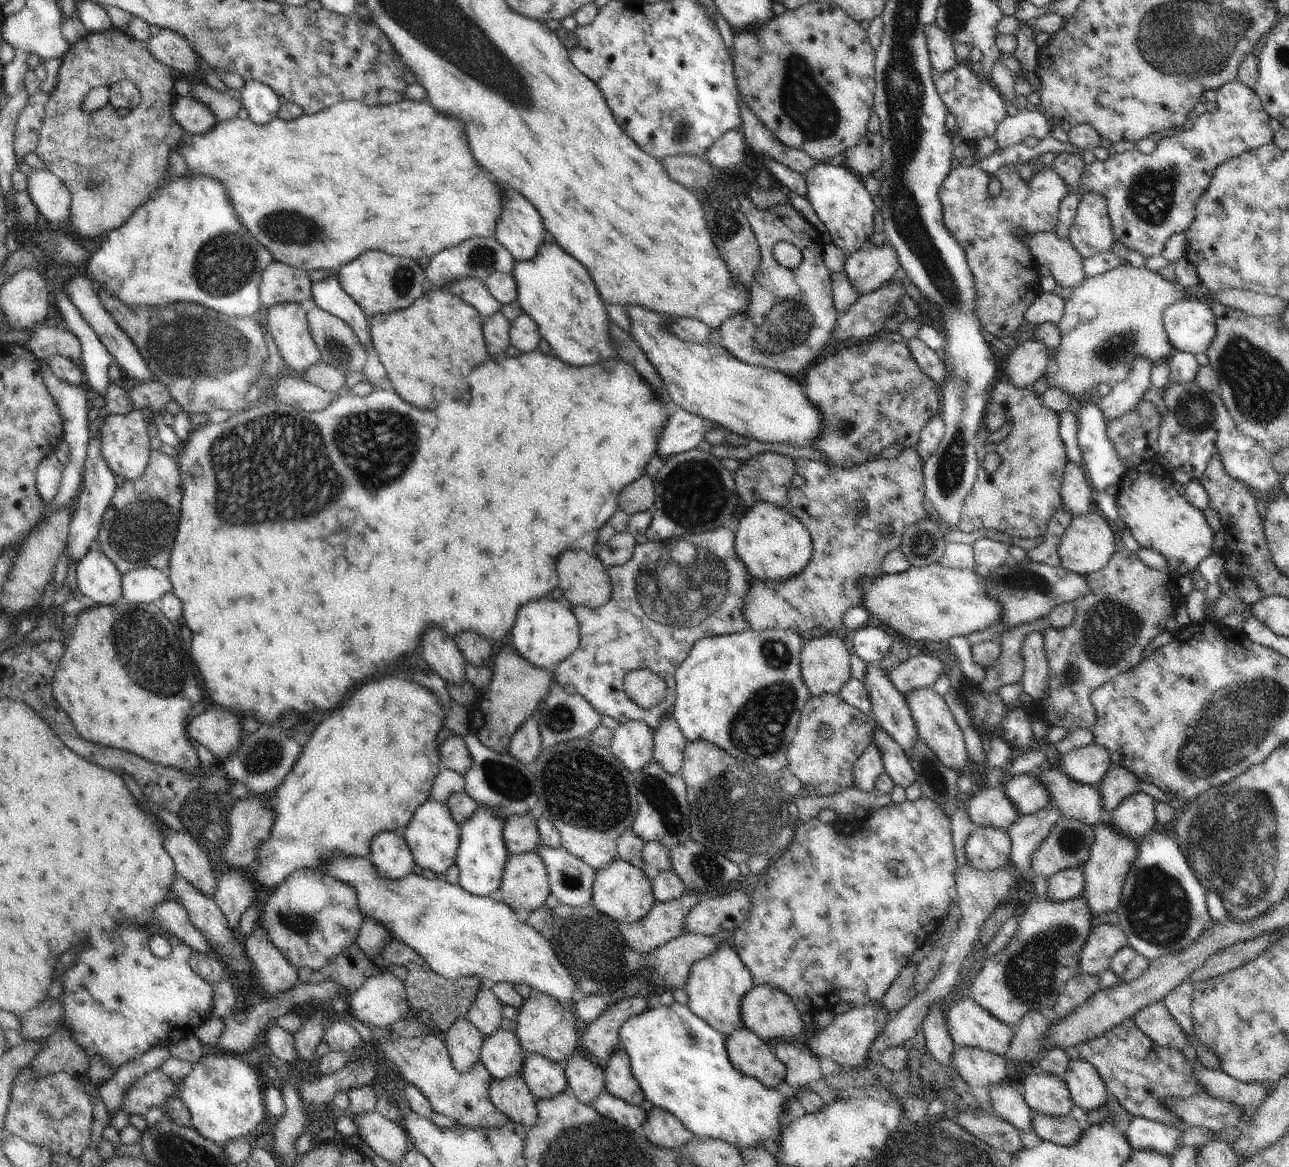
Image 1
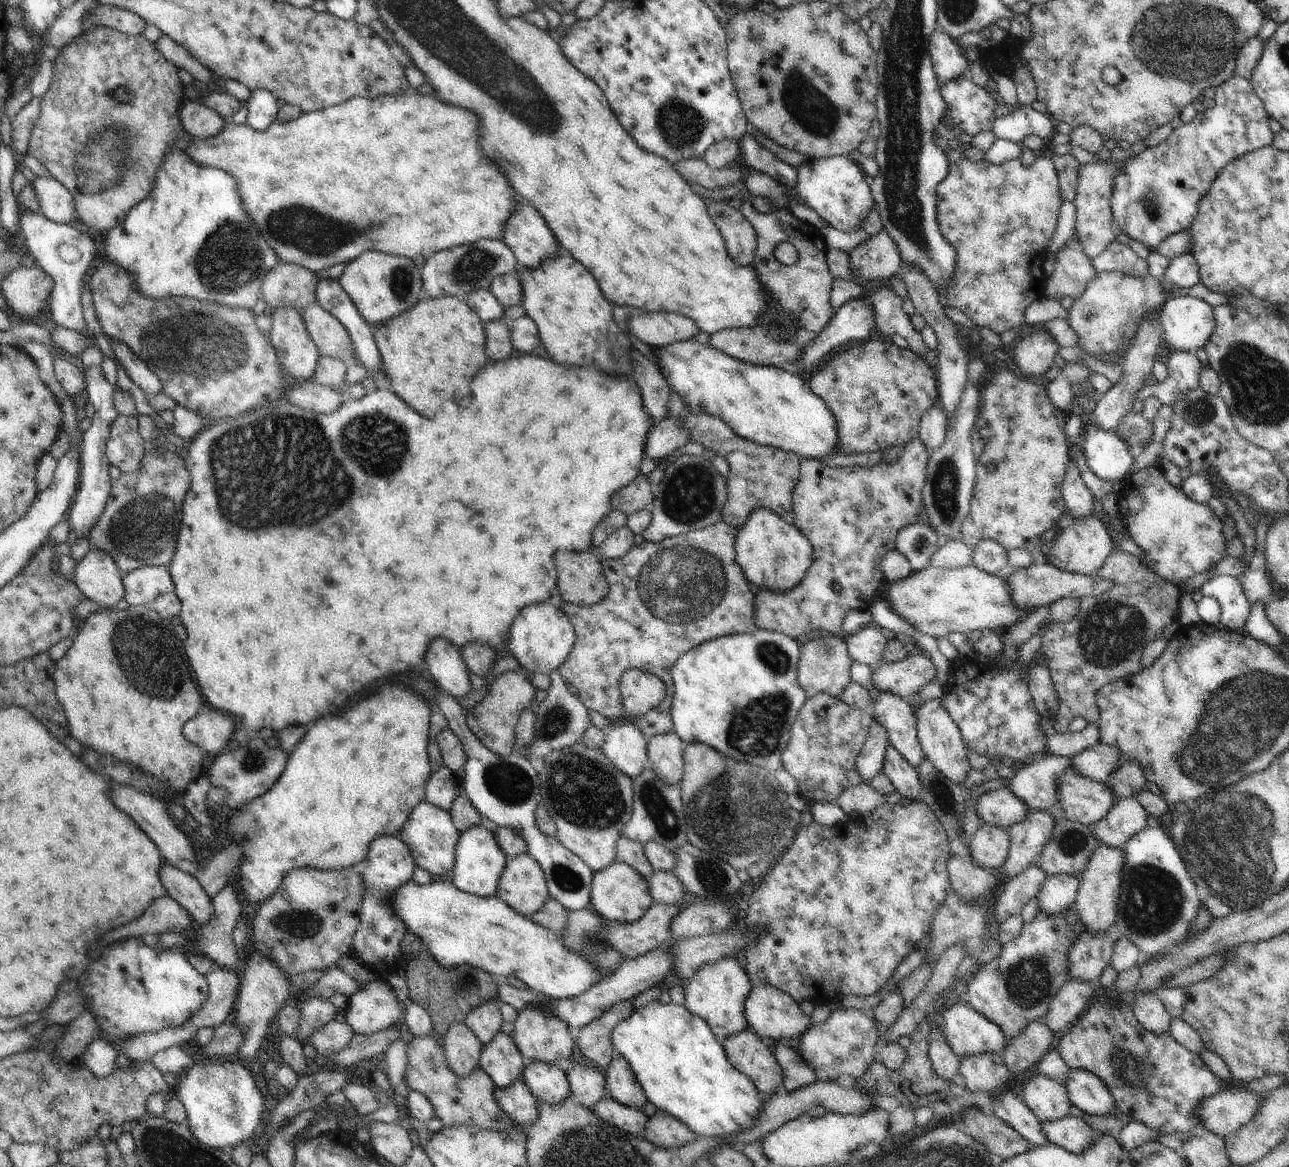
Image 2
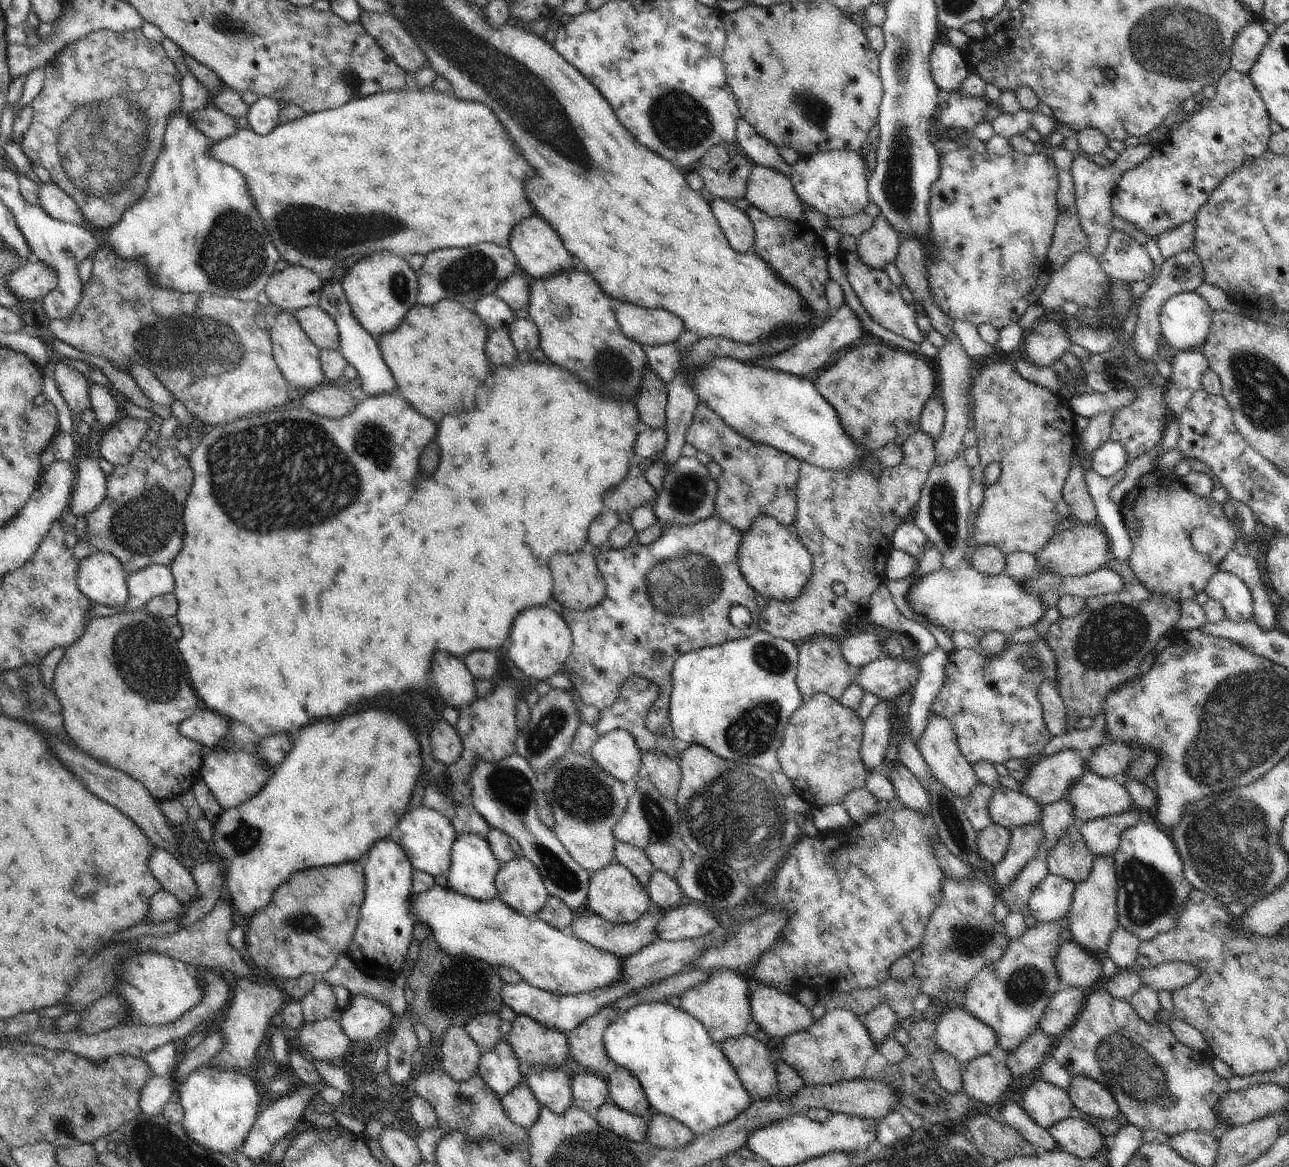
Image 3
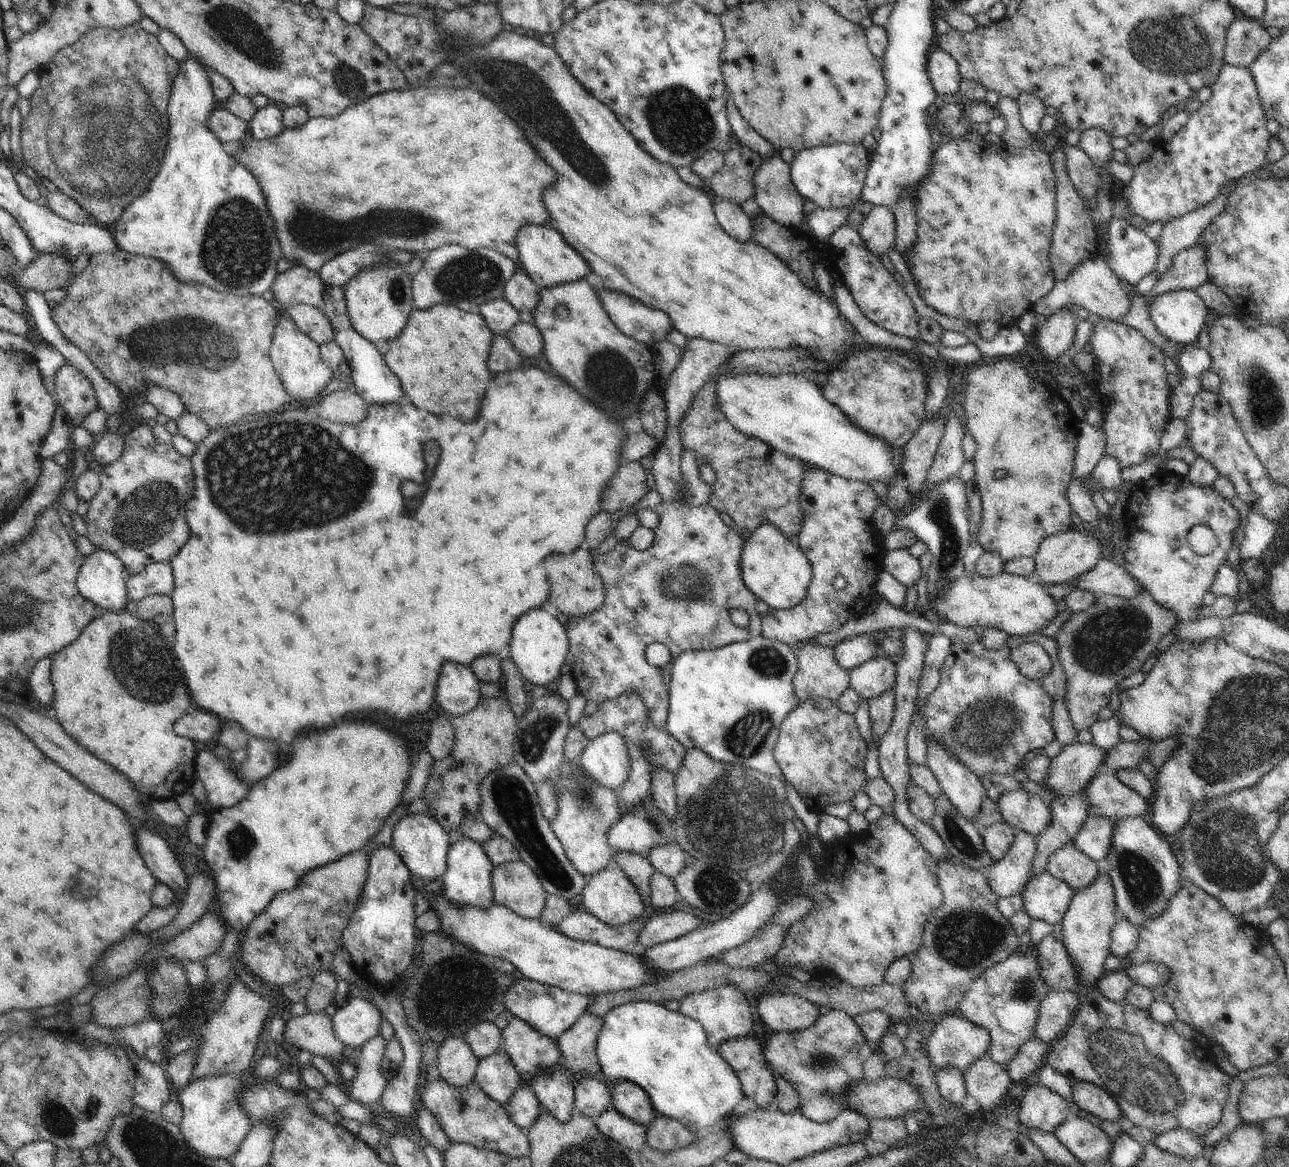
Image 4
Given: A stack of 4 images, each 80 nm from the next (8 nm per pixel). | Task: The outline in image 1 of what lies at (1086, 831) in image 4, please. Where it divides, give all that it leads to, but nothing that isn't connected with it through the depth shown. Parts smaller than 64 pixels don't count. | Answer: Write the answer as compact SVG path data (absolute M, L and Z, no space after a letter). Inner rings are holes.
M1136 790L1126 797L1106 819L1121 833L1140 839L1150 833L1156 824L1156 803L1157 799L1150 794Z

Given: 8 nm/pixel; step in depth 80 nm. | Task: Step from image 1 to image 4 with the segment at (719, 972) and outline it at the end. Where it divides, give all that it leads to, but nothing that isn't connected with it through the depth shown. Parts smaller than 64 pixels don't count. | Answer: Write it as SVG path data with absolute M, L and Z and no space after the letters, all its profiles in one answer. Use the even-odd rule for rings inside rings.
M732 983L719 984L711 989L687 994L679 1001L679 1011L702 1023L708 1042L713 1048L718 1048L727 1040L753 1034L754 1018L756 1017L753 1000L748 999Z

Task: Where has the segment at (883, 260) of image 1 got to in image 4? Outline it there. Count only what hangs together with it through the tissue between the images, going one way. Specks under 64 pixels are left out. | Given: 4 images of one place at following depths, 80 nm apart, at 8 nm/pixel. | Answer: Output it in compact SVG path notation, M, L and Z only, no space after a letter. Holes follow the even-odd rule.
M874 207L870 214L864 216L859 228L859 235L866 250L880 260L885 259L895 246L897 224L895 214L886 207Z

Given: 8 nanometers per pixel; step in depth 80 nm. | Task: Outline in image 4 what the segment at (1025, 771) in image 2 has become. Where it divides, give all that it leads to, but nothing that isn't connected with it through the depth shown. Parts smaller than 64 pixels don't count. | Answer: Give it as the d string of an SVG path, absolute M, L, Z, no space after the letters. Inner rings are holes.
M1094 744L1066 745L1059 755L1051 759L1043 785L1056 797L1070 796L1082 791L1094 775L1102 772L1105 753Z

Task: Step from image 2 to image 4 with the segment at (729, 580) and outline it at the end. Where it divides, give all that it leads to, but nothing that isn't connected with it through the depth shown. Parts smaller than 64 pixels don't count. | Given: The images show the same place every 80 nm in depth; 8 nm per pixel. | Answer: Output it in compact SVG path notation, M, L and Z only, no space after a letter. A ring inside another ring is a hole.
M692 338L692 340L688 340L685 347L683 348L682 358L680 364L671 372L670 378L667 380L665 386L663 387L665 401L666 401L666 412L667 412L667 421L668 426L665 432L665 439L663 443L659 446L658 450L652 457L652 475L651 475L651 484L655 490L657 490L663 501L660 503L655 510L659 512L659 523L655 528L655 539L650 548L646 550L636 550L632 545L628 543L620 543L617 544L614 550L609 551L608 553L599 554L596 556L594 561L594 566L596 572L601 576L602 582L605 586L605 599L602 603L602 606L591 612L589 615L584 615L581 617L570 617L565 624L567 628L567 635L569 636L569 649L567 657L565 658L565 668L568 673L571 674L573 680L577 686L577 692L582 694L584 698L587 700L592 700L592 702L596 702L599 706L602 703L605 703L609 700L617 699L621 696L621 694L629 693L630 691L638 691L639 695L643 698L643 703L646 705L648 716L650 720L654 723L654 726L659 729L665 728L665 724L667 723L667 716L669 711L669 688L671 681L671 672L674 666L674 661L680 656L683 652L686 651L697 651L700 649L717 649L722 648L723 646L736 643L738 641L747 641L748 639L753 639L755 636L761 634L761 615L756 611L756 600L757 596L744 584L742 578L741 571L741 554L742 549L744 548L745 540L742 538L742 535L729 523L723 516L720 514L715 508L712 508L709 504L703 504L697 507L689 504L689 501L685 501L684 503L679 502L678 494L678 485L683 483L683 476L681 473L681 460L682 453L685 451L683 442L681 441L680 427L683 423L682 417L685 417L689 410L692 408L694 404L695 396L698 394L698 391L710 380L715 378L715 375L718 372L718 368L726 363L727 361L736 354L736 350L738 348L730 348L730 346L724 346L724 344L718 344L718 342L708 342L708 340L702 340L702 338ZM730 608L742 608L746 610L746 612L750 616L750 625L746 628L738 628L735 626L730 620ZM653 642L660 642L660 644L665 644L670 652L671 658L670 661L664 666L660 668L656 668L646 661L646 648L650 646Z

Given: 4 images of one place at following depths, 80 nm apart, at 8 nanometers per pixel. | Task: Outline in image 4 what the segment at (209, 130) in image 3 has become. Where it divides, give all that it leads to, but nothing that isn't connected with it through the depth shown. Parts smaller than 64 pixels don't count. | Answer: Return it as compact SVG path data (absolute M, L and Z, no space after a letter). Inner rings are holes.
M218 105L210 113L207 124L210 132L213 132L214 136L217 136L217 139L224 144L226 142L239 142L248 134L246 131L248 123L221 105Z

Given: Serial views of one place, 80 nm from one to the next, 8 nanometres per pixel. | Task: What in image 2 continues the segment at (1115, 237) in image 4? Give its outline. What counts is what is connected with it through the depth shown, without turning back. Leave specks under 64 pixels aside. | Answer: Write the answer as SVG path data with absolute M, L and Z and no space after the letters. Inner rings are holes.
M1112 241L1108 248L1092 259L1096 272L1121 270L1127 275L1142 276L1150 273L1146 259L1138 257L1128 246Z

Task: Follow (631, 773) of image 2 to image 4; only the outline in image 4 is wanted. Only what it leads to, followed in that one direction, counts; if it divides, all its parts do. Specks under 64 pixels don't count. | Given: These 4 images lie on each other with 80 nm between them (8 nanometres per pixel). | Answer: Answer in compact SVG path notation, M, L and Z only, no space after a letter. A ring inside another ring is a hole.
M616 731L604 733L590 741L578 762L588 779L614 790L619 790L631 771L625 740Z

